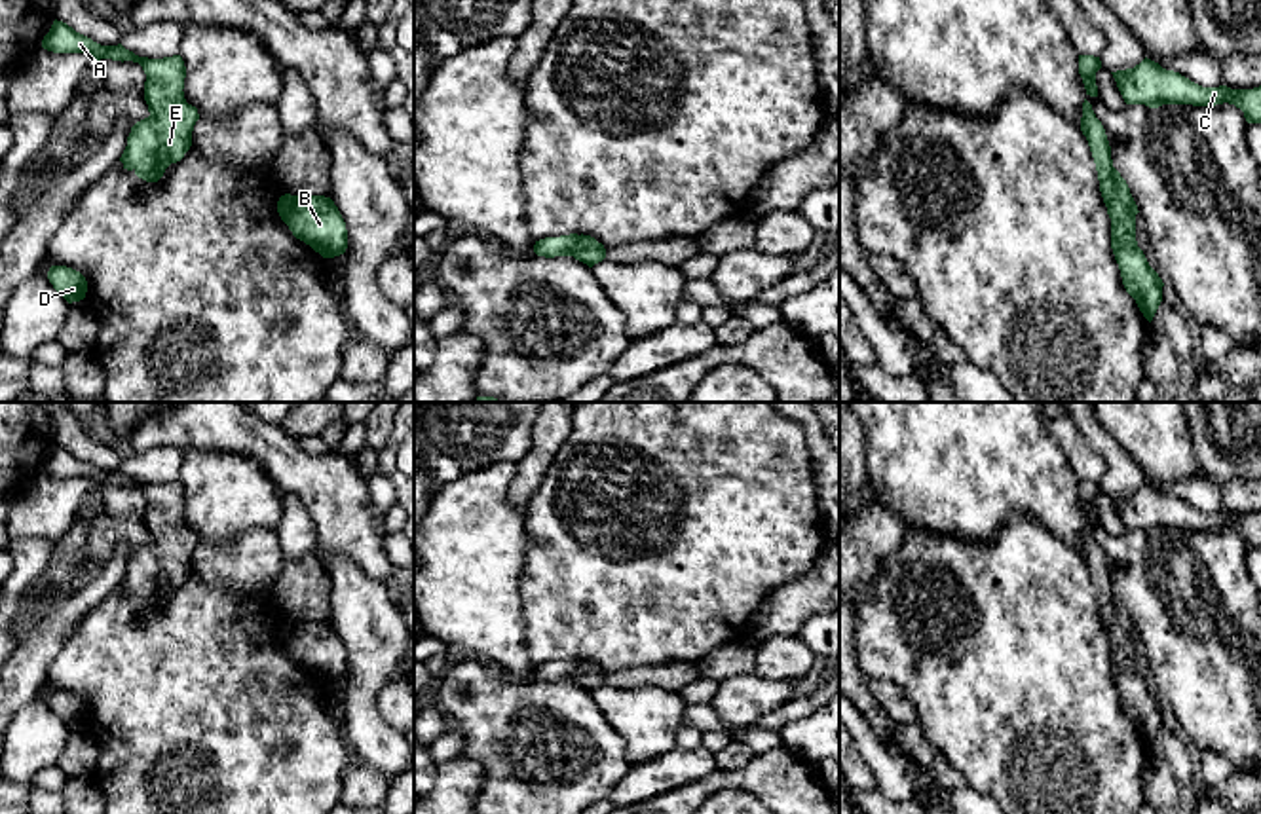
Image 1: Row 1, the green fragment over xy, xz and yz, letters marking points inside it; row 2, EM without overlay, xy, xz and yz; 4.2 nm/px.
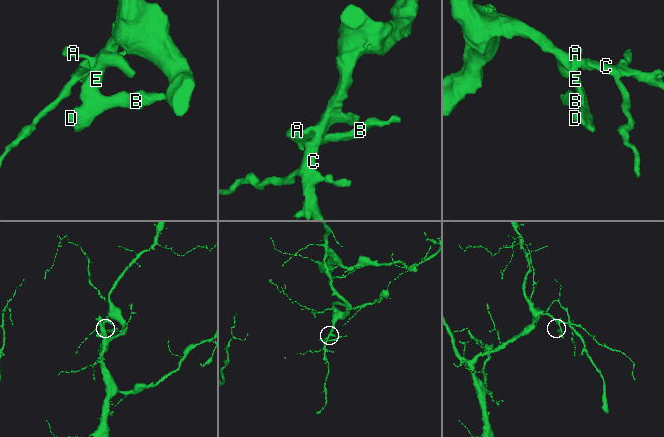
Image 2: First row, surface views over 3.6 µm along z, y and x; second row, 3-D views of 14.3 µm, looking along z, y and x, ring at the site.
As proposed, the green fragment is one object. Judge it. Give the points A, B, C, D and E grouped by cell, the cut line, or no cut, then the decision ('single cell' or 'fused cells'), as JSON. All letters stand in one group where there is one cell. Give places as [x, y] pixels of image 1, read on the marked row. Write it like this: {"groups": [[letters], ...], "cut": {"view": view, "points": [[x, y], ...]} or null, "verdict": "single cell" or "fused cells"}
{"groups": [["A", "B", "C", "D", "E"]], "cut": null, "verdict": "single cell"}

